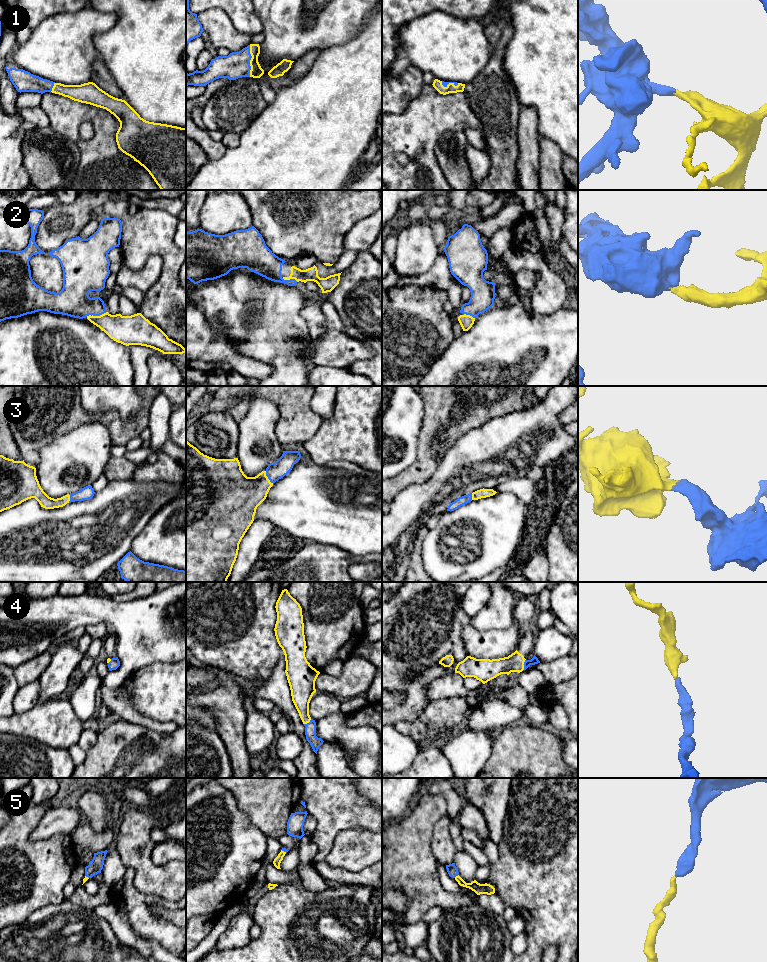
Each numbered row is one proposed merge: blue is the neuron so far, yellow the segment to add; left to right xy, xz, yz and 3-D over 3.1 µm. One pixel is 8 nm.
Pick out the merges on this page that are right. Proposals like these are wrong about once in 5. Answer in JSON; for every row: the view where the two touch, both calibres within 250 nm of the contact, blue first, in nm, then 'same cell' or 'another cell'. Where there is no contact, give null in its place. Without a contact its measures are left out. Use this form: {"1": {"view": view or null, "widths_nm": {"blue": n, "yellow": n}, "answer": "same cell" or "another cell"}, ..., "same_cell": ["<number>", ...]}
{"1": {"view": "xz", "widths_nm": {"blue": 220, "yellow": 100}, "answer": "same cell"}, "2": {"view": "xz", "widths_nm": {"blue": 200, "yellow": 110}, "answer": "same cell"}, "3": {"view": "xz", "widths_nm": {"blue": 140, "yellow": 300}, "answer": "same cell"}, "4": {"view": "yz", "widths_nm": {"blue": 60, "yellow": 140}, "answer": "same cell"}, "5": {"view": "yz", "widths_nm": {"blue": 90, "yellow": 90}, "answer": "same cell"}, "same_cell": ["1", "2", "3", "4", "5"]}

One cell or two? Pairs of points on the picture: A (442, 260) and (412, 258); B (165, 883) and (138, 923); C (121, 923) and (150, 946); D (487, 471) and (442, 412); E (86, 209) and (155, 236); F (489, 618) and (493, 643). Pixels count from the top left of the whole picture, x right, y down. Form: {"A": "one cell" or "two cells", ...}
{"A": "two cells", "B": "two cells", "C": "one cell", "D": "two cells", "E": "two cells", "F": "two cells"}

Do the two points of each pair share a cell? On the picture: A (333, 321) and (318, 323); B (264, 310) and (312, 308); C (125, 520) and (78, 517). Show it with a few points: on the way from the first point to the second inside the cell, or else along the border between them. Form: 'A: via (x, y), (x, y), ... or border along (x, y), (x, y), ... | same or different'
A: border along (319, 299), (327, 330) | different
B: border along (309, 301), (300, 312), (308, 331) | different
C: via (113, 520), (90, 520) | same

